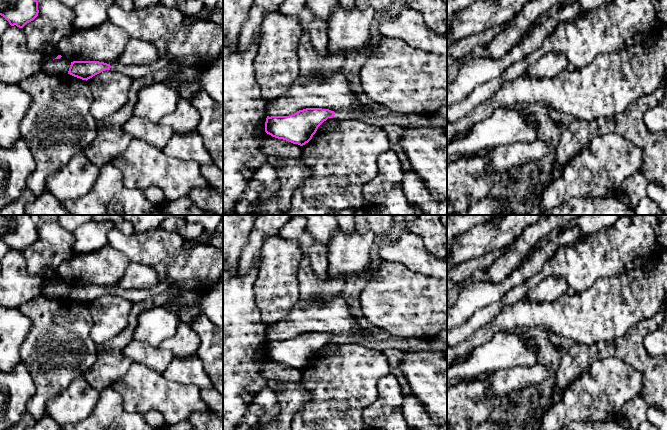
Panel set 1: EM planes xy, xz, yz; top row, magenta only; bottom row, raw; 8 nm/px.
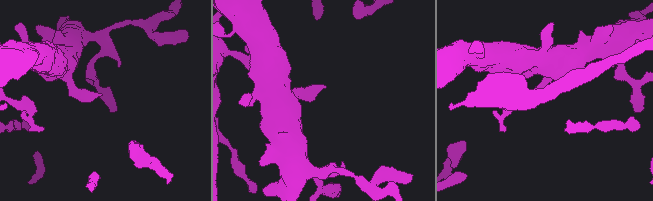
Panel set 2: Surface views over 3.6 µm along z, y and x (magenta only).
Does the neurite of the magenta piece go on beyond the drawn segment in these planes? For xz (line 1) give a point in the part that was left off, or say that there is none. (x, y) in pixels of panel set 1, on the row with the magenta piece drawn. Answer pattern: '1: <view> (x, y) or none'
1: xz (388, 120)

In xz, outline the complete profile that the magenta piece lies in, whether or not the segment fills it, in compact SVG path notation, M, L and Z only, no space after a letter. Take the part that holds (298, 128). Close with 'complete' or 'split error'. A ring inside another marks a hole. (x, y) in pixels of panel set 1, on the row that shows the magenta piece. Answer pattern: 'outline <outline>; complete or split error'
outline M306 108L289 116L267 116L265 132L272 137L283 139L300 146L308 143L318 127L328 118L358 120L362 123L384 129L405 129L410 120L397 113L380 113L373 110L331 111L322 108Z; split error

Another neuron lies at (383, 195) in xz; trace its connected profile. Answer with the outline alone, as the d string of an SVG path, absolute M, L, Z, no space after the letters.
M389 149L379 156L377 175L362 189L362 209L369 215L423 215L408 201L402 184L402 164Z

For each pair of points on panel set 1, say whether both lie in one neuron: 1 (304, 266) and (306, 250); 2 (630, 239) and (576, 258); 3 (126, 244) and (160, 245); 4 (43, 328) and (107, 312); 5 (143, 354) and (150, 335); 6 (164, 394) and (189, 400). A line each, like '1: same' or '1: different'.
1: different
2: same
3: same
4: different
5: different
6: same

